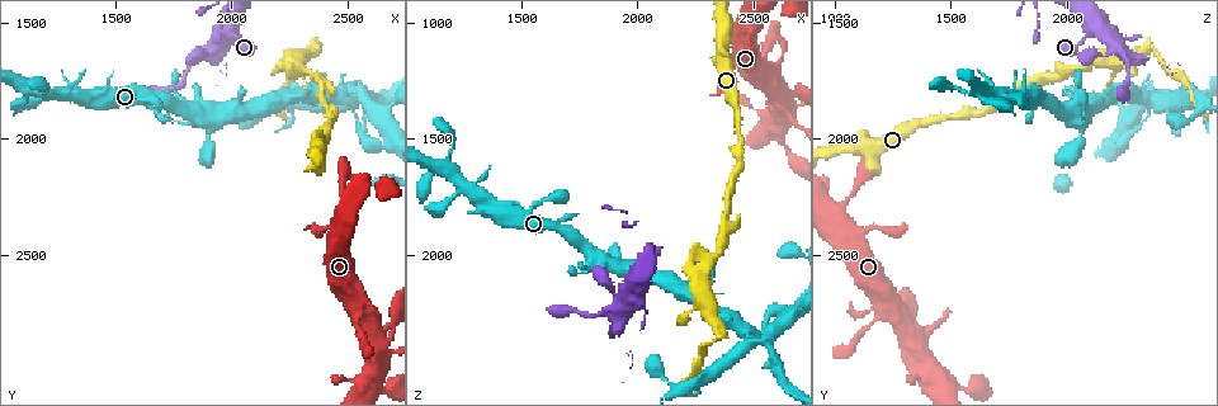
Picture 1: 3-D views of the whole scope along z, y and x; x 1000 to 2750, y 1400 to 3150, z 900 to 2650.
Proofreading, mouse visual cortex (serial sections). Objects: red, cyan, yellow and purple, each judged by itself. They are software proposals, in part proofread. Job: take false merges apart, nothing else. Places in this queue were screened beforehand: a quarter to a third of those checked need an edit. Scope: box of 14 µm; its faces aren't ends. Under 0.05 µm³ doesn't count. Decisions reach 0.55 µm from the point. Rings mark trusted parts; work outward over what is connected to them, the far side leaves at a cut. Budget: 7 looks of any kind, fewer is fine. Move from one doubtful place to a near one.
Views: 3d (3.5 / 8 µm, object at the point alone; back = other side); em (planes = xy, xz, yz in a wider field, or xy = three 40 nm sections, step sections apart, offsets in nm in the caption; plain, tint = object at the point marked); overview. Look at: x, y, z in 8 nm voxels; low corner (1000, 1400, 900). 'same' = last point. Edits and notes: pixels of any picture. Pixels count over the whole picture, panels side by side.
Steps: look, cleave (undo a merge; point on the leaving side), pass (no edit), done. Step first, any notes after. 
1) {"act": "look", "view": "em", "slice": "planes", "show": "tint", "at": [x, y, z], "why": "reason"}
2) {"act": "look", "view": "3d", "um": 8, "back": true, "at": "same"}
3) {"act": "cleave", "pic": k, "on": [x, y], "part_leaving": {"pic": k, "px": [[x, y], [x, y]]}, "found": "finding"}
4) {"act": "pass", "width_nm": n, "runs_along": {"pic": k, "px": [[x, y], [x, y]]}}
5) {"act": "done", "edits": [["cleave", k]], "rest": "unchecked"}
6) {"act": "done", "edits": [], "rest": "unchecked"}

{"act": "look", "view": "3d", "um": 8, "at": [2470, 1830, 2350], "why": "a fork"}

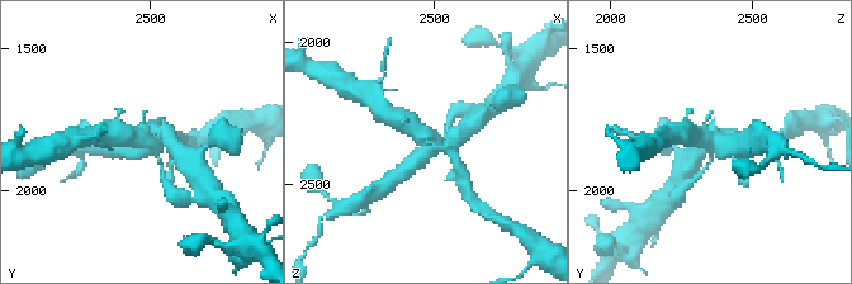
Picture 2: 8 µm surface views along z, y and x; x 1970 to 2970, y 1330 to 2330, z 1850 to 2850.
{"act": "look", "view": "em", "slice": "xy", "step": 5, "show": "tint", "at": [2470, 1820, 2360], "why": "need the tissue"}

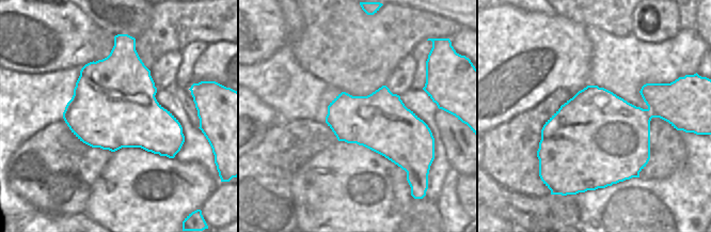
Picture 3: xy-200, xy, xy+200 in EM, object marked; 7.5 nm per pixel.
{"act": "cleave", "pic": 2, "on": [695, 159], "part_leaving": {"pic": 2, "px": [[426, 146], [425, 154], [387, 184]]}, "found": "a second cell is stuck on"}

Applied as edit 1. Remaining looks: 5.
{"act": "look", "view": "overview", "why": "redraw"}

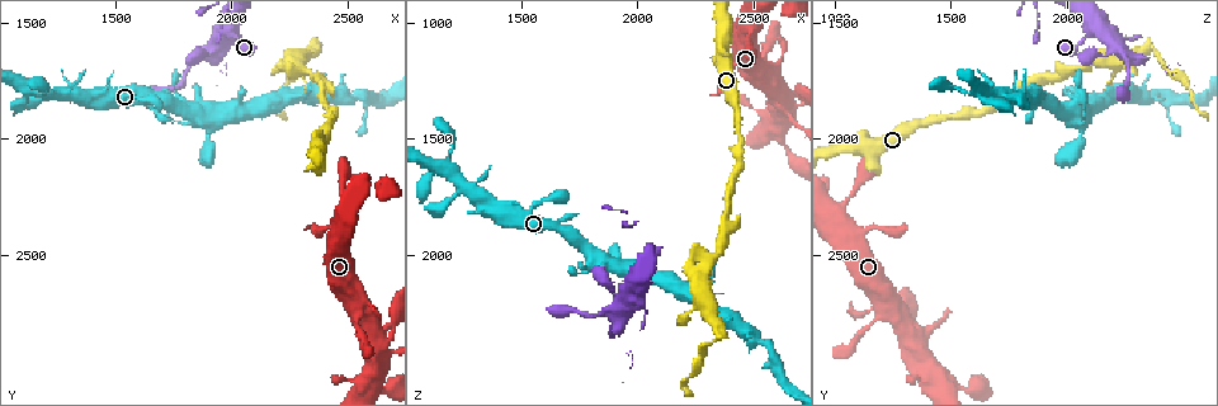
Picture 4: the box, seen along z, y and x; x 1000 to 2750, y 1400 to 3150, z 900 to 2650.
{"act": "look", "view": "3d", "um": 3.5, "back": true, "at": [2360, 1610, 2350], "why": "sharp bend"}

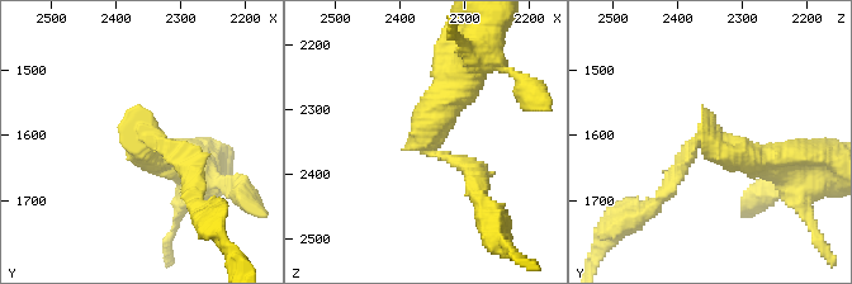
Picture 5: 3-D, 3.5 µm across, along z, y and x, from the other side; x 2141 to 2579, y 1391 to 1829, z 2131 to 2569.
{"act": "look", "view": "em", "slice": "planes", "show": "tint", "at": [2355, 1610, 2360], "arm_widths_nm": [200, 400], "why": "now the EM"}

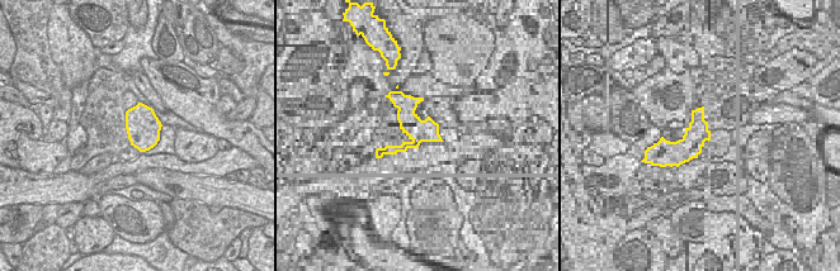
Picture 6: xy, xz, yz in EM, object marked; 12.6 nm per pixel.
{"act": "cleave", "pic": 5, "on": [672, 187], "width_nm": 420, "part_leaving": {"pic": 5, "px": [[689, 155], [649, 209], [614, 226]]}, "found": "two cells meet here"}

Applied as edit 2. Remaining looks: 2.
{"act": "look", "view": "3d", "um": 3.5, "at": [2490, 2290, 1020], "why": "narrows sharply"}

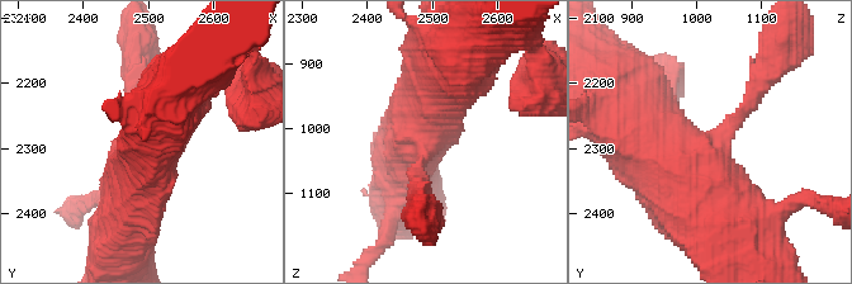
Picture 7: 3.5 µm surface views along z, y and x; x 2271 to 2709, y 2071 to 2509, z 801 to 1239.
{"act": "look", "view": "em", "slice": "xy", "step": 2, "show": "tint", "at": [2495, 2295, 1025]}

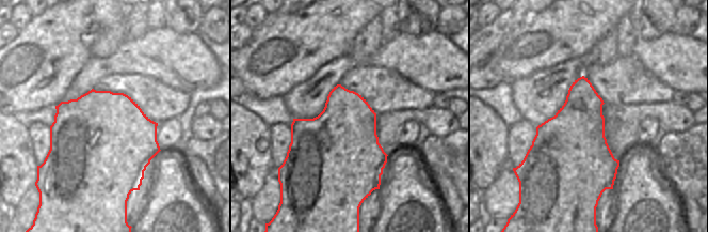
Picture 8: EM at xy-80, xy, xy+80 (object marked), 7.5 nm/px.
{"act": "pass", "runs_along": {"pic": 7, "px": [[734, 244], [647, 135]]}, "found": "one cell here"}

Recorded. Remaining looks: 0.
{"act": "done", "edits": [["cleave", 2], ["cleave", 5]], "rest": "unchecked"}

